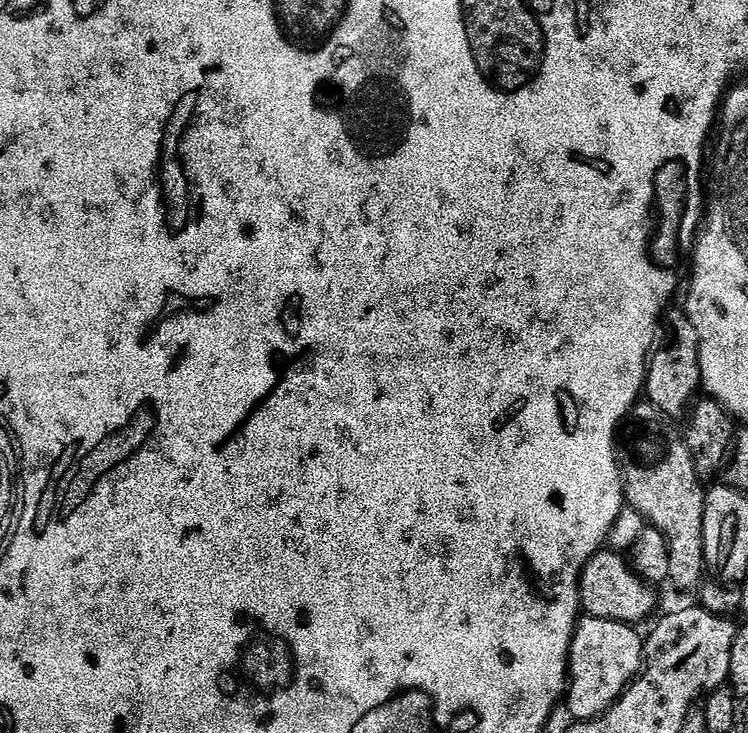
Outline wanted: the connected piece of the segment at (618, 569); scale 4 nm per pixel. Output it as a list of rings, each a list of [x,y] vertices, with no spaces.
[[[601,550],[596,552],[594,558],[590,558],[590,562],[586,562],[586,566],[582,570],[580,575],[580,607],[587,615],[594,618],[617,620],[623,624],[633,626],[639,625],[639,620],[646,619],[655,610],[657,589],[649,584],[648,581],[643,580],[625,557],[623,560],[618,553],[608,551]]]

